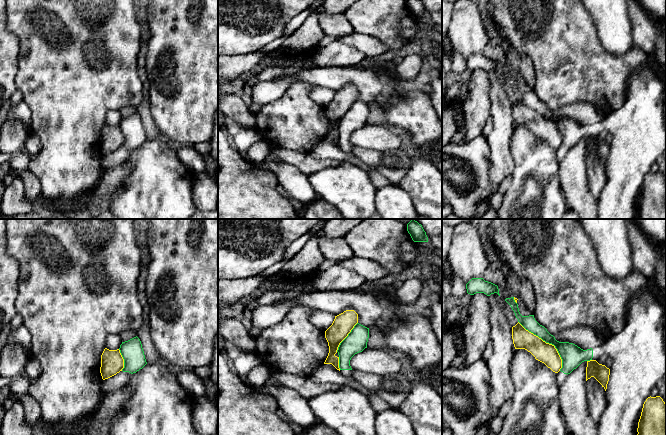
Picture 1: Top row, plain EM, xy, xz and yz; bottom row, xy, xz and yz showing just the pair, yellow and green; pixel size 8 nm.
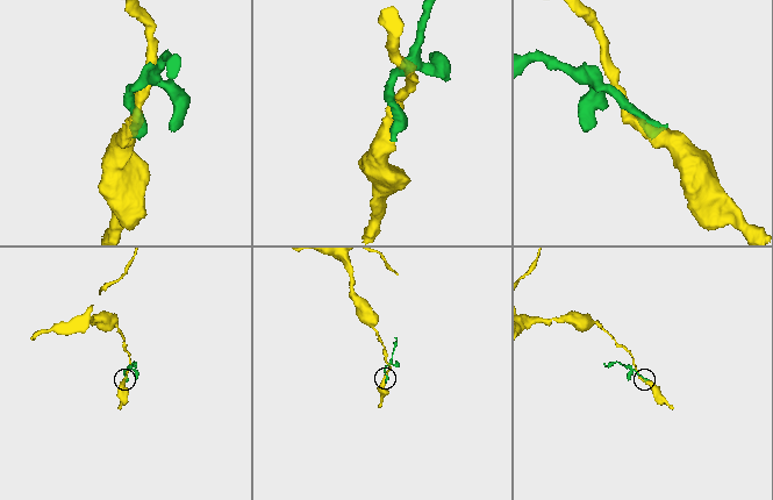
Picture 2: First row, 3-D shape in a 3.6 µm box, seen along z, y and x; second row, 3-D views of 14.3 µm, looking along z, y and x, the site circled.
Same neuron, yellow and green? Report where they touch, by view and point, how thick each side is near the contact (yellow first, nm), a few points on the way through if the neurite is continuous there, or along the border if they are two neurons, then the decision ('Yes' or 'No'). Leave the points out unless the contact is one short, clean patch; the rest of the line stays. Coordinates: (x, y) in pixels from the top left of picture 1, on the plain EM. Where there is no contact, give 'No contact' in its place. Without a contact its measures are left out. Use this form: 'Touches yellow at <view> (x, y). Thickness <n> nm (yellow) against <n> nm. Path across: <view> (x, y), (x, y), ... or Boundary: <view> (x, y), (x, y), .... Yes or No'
Touches yellow at yz (548, 119). Thickness 160 nm (yellow) against 180 nm. No

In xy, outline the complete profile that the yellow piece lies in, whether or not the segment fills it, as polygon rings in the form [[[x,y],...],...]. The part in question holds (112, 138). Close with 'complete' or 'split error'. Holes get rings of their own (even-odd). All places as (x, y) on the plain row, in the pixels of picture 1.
[[[107,124],[104,125],[101,131],[101,143],[100,149],[102,155],[108,155],[124,144],[124,135],[120,129],[120,126],[109,126]]]; complete

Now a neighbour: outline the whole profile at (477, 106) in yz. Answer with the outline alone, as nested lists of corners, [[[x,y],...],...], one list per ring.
[[[486,70],[472,71],[468,81],[468,97],[463,101],[465,116],[463,143],[469,143],[483,134],[491,111],[490,87],[489,74]]]

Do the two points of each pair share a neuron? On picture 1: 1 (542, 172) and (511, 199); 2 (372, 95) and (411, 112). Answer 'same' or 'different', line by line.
1: same
2: different

